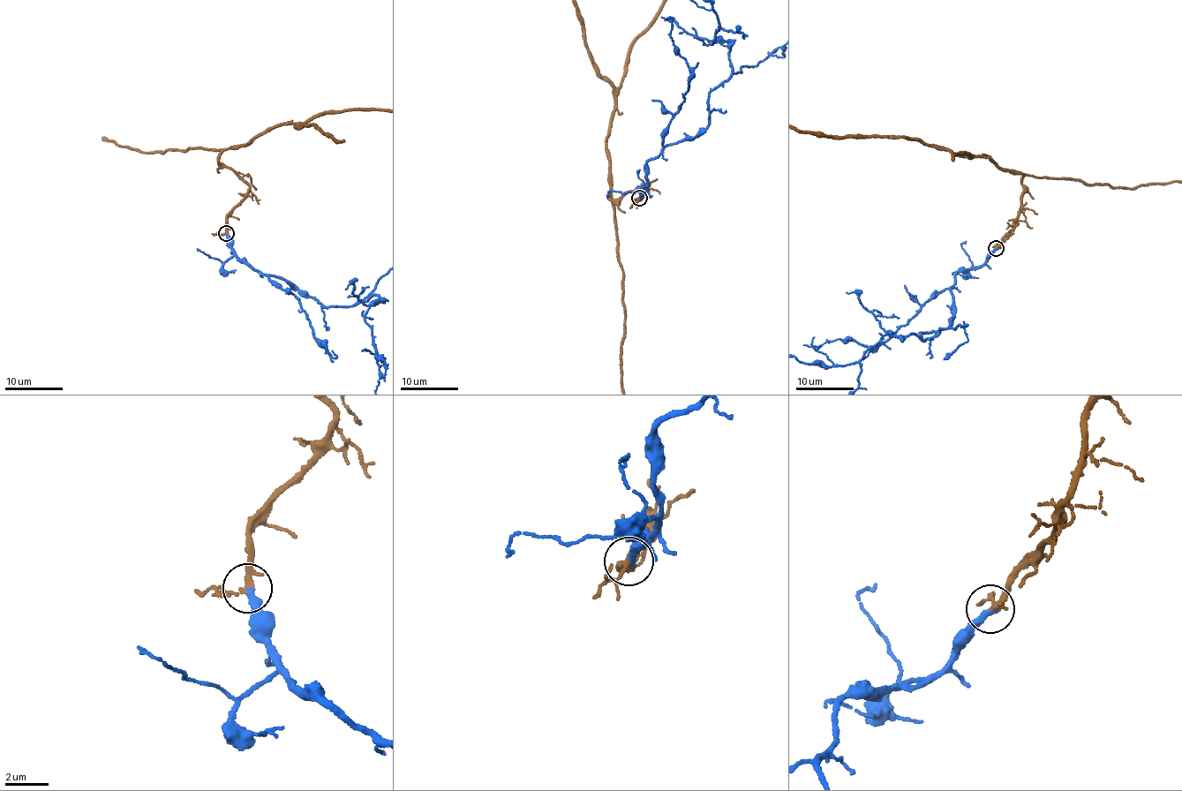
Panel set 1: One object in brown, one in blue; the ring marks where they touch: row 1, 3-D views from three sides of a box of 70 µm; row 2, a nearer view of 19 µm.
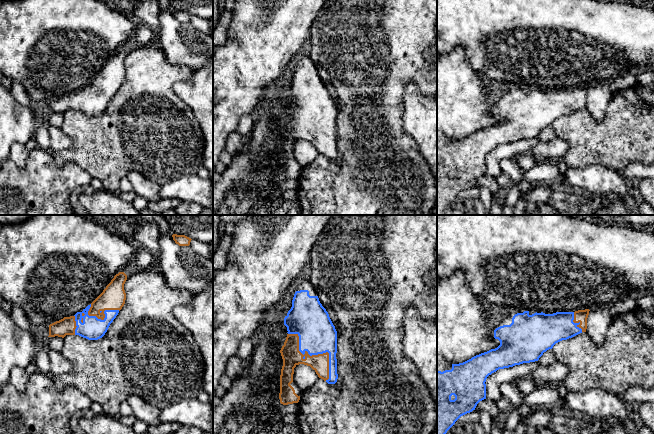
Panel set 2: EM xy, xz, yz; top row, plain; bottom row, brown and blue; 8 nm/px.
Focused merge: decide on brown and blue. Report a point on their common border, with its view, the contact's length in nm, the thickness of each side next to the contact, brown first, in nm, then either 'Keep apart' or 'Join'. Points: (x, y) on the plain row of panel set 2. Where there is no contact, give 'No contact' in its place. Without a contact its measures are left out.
Touches brown at xz (315, 131). Shared border 500 nm. Thickness 150 nm (brown) against 300 nm. Join

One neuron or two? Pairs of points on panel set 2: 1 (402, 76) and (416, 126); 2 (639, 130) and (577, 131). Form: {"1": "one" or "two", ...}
{"1": "two", "2": "one"}

